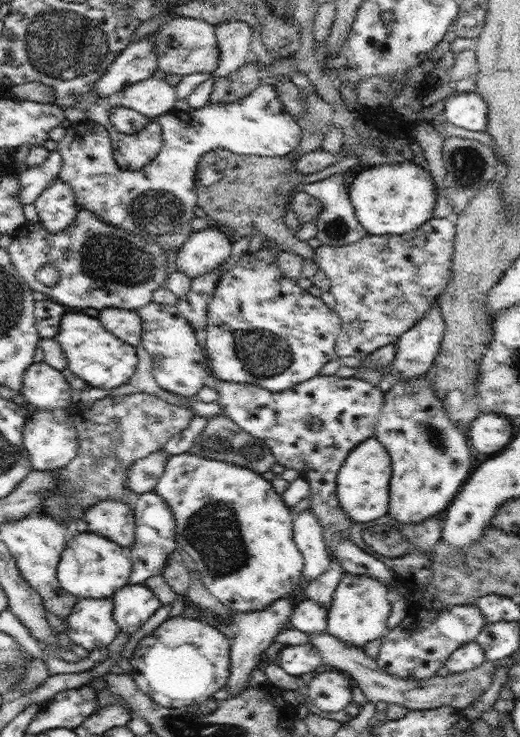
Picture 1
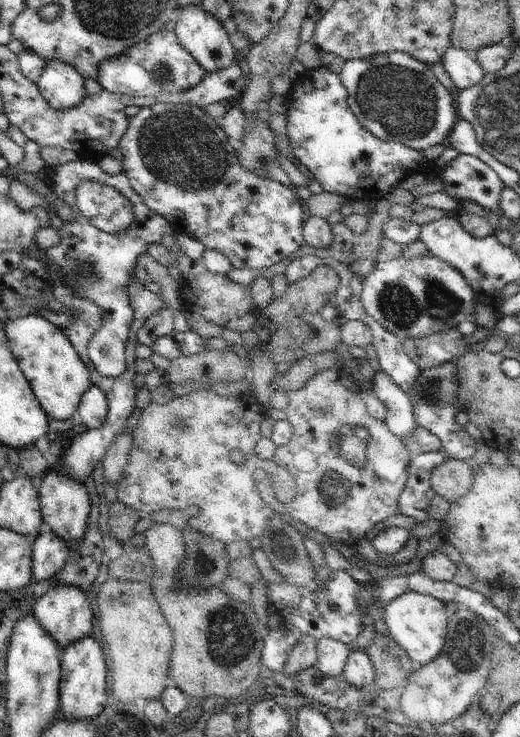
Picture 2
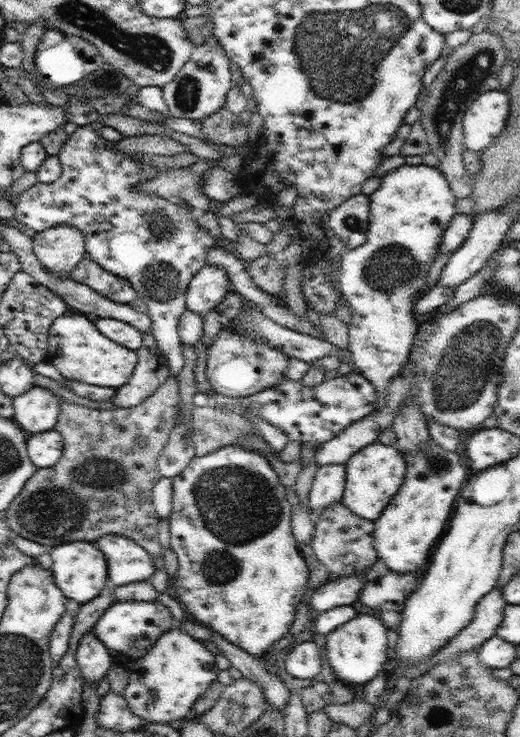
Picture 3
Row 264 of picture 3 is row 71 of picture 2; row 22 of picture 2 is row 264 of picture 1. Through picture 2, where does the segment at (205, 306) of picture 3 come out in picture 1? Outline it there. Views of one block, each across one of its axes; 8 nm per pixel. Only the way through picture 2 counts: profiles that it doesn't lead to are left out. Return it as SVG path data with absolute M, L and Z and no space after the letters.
M210 223L209 227L193 232L190 238L186 240L184 247L178 251L176 269L187 274L191 280L203 276L203 274L218 268L225 262L226 258L230 256L232 245L230 234L222 227Z

